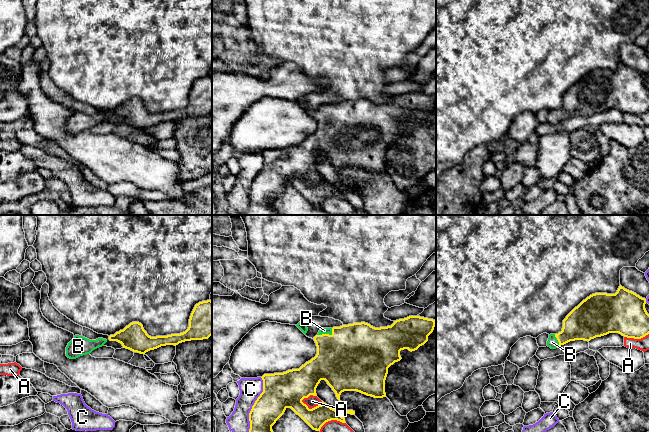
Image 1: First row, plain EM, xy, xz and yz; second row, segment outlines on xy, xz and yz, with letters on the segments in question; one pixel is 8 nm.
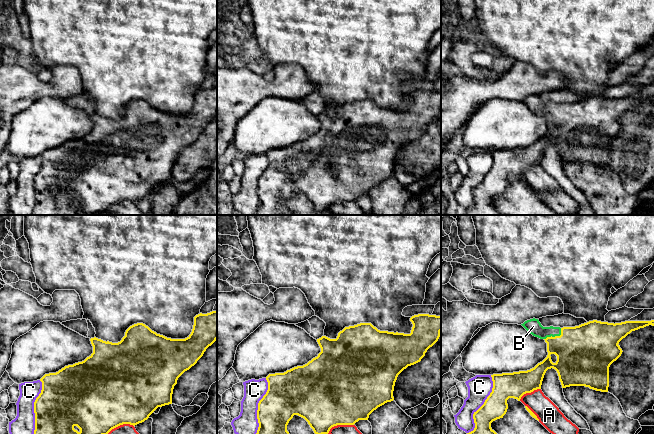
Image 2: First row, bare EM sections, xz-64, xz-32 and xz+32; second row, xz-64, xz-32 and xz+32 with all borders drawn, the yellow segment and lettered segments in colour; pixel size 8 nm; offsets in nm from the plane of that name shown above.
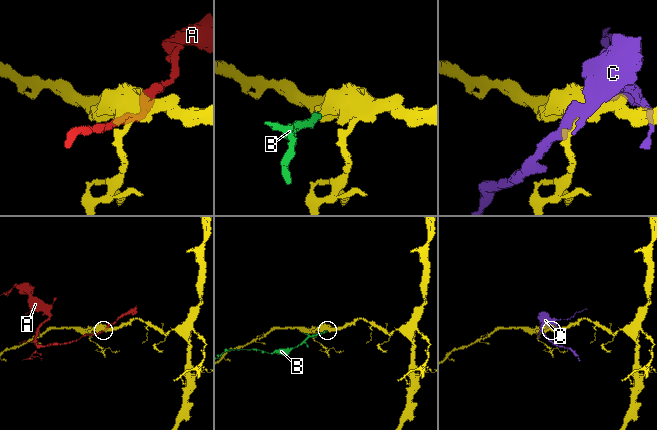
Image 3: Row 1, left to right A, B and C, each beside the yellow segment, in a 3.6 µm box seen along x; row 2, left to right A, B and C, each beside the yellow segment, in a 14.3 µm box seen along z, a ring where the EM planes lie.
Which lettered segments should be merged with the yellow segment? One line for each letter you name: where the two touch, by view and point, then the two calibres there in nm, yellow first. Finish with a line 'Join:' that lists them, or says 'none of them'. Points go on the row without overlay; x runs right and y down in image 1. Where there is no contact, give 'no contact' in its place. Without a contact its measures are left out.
B: xz (326, 110) | 460/50 nm
Join: B

